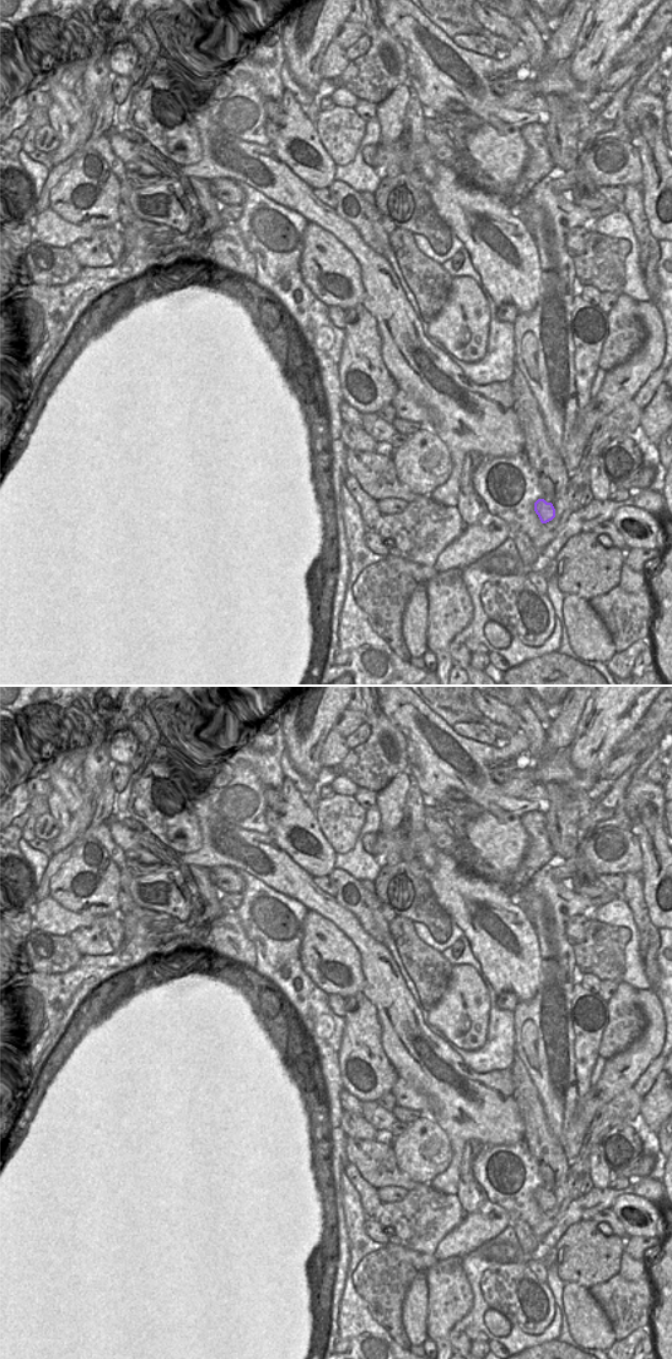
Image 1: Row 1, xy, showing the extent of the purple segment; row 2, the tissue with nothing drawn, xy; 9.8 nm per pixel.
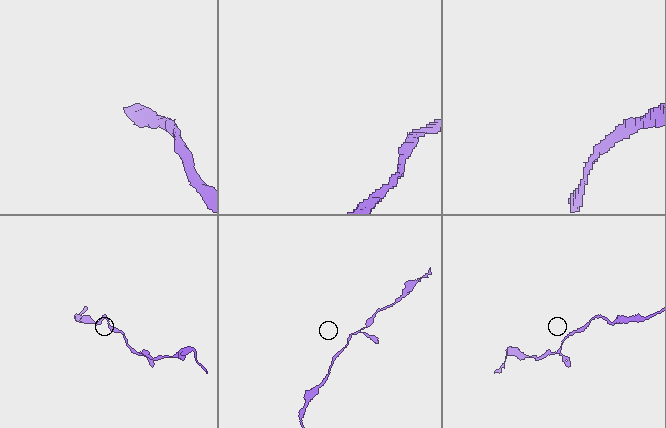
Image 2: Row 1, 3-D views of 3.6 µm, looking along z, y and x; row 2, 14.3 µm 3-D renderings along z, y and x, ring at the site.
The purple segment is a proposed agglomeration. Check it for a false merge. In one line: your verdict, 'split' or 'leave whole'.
leave whole

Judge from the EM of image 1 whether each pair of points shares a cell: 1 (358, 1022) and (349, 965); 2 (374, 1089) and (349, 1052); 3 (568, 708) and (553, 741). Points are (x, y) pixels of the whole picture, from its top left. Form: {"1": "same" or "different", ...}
{"1": "different", "2": "same", "3": "same"}

